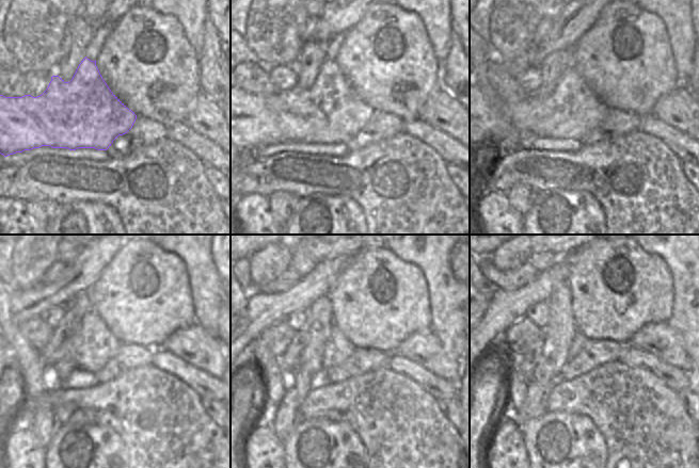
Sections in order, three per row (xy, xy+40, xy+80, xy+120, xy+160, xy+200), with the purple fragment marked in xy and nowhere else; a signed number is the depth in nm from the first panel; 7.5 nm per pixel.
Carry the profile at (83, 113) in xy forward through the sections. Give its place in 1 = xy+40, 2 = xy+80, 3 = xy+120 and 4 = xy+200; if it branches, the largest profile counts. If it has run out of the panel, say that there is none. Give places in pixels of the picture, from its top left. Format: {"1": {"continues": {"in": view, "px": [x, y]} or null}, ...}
{"1": {"continues": {"in": "xy+40", "px": [330, 112]}}, "2": {"continues": {"in": "xy+80", "px": [572, 110]}}, "3": {"continues": {"in": "xy+120", "px": [94, 345]}}, "4": {"continues": {"in": "xy+200", "px": [580, 339]}}}

